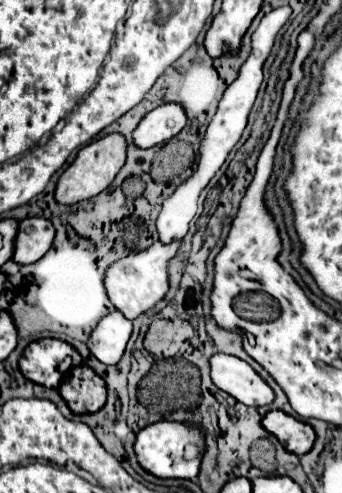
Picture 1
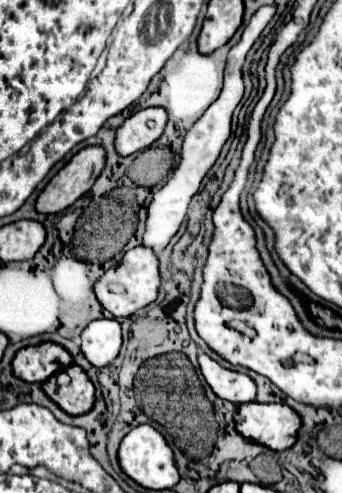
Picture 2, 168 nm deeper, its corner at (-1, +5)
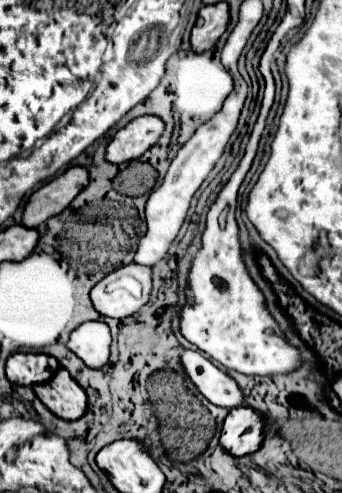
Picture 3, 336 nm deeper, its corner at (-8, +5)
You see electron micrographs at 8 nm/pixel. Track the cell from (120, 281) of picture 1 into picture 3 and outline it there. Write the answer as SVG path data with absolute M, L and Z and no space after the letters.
M130 263L106 275L90 291L98 313L106 317L130 317L150 301L152 267Z

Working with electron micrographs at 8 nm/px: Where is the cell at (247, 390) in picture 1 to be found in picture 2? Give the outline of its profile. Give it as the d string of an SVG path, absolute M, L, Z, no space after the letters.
M201 353L197 357L197 369L201 371L205 383L211 387L211 391L219 399L231 401L235 405L255 401L257 387L255 387L255 383L247 375L237 373L233 369L221 367L217 361L213 361L205 353Z

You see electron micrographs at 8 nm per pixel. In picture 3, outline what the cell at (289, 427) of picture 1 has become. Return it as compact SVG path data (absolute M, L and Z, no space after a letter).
M234 407L224 419L220 445L234 457L258 451L266 439L268 417L252 407Z

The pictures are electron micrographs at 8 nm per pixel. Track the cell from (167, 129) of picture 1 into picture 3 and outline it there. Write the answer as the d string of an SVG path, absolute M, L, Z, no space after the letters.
M142 115L132 119L126 127L118 129L106 147L110 163L128 163L142 157L164 133L164 121L156 115Z

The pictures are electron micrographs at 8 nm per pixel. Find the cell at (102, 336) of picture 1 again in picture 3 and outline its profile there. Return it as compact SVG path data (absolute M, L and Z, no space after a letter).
M88 321L72 331L68 347L88 365L100 369L110 361L112 333L104 321Z

